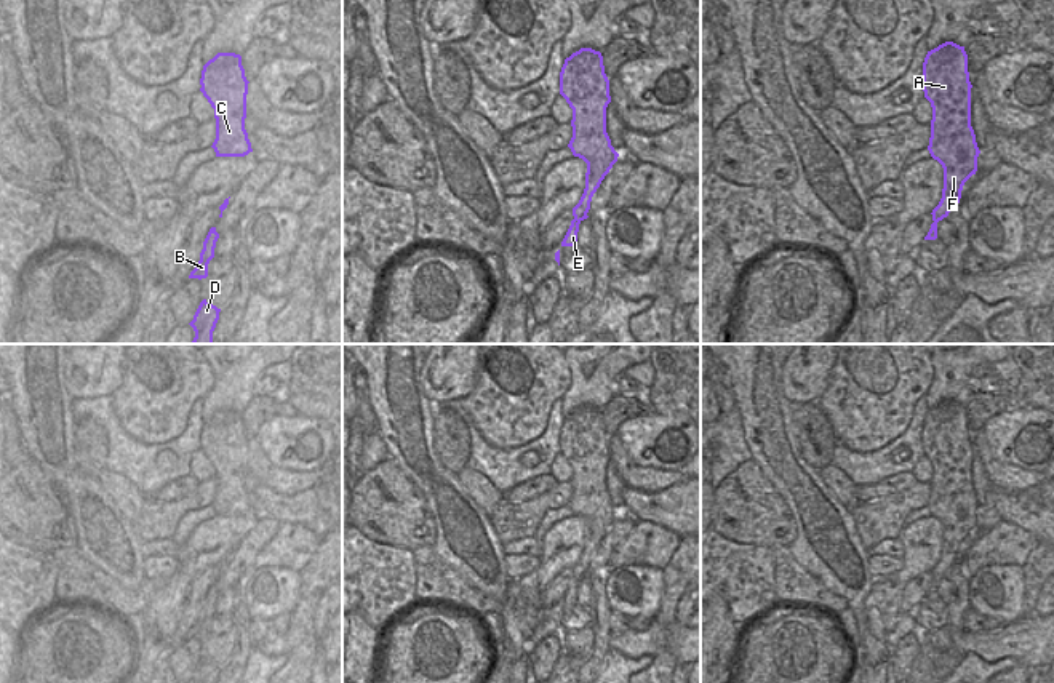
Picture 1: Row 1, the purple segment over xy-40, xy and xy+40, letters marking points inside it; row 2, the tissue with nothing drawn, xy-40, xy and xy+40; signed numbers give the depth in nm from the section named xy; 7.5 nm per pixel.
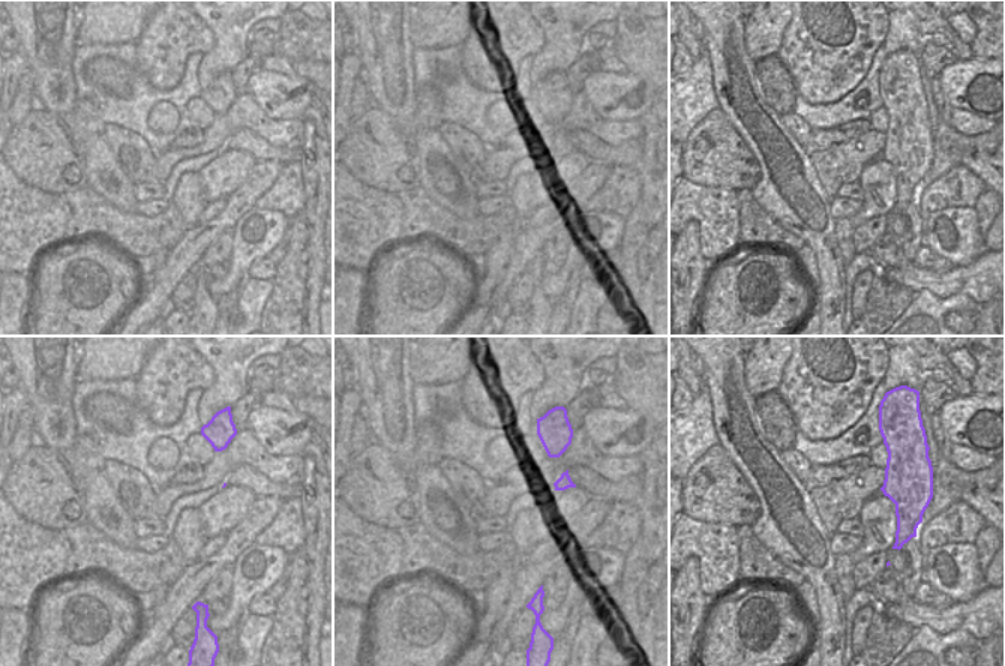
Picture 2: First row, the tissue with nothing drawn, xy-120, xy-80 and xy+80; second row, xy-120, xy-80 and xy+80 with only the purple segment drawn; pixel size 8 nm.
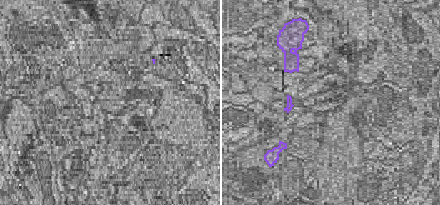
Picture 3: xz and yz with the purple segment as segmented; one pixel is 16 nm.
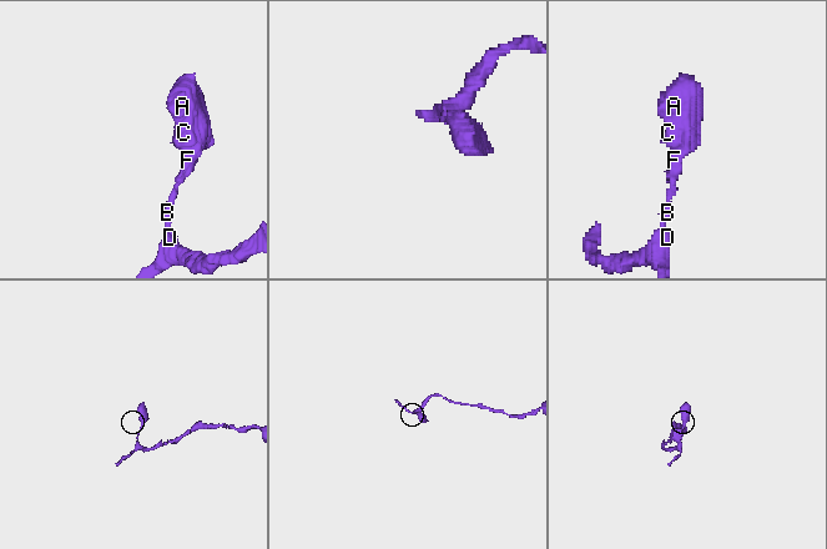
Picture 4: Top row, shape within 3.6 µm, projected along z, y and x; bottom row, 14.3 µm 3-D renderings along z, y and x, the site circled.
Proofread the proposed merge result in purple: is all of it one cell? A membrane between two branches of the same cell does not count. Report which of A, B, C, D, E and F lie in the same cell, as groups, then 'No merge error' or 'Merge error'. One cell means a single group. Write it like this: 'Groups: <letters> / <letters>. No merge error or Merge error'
Groups: A B C D E F. No merge error

